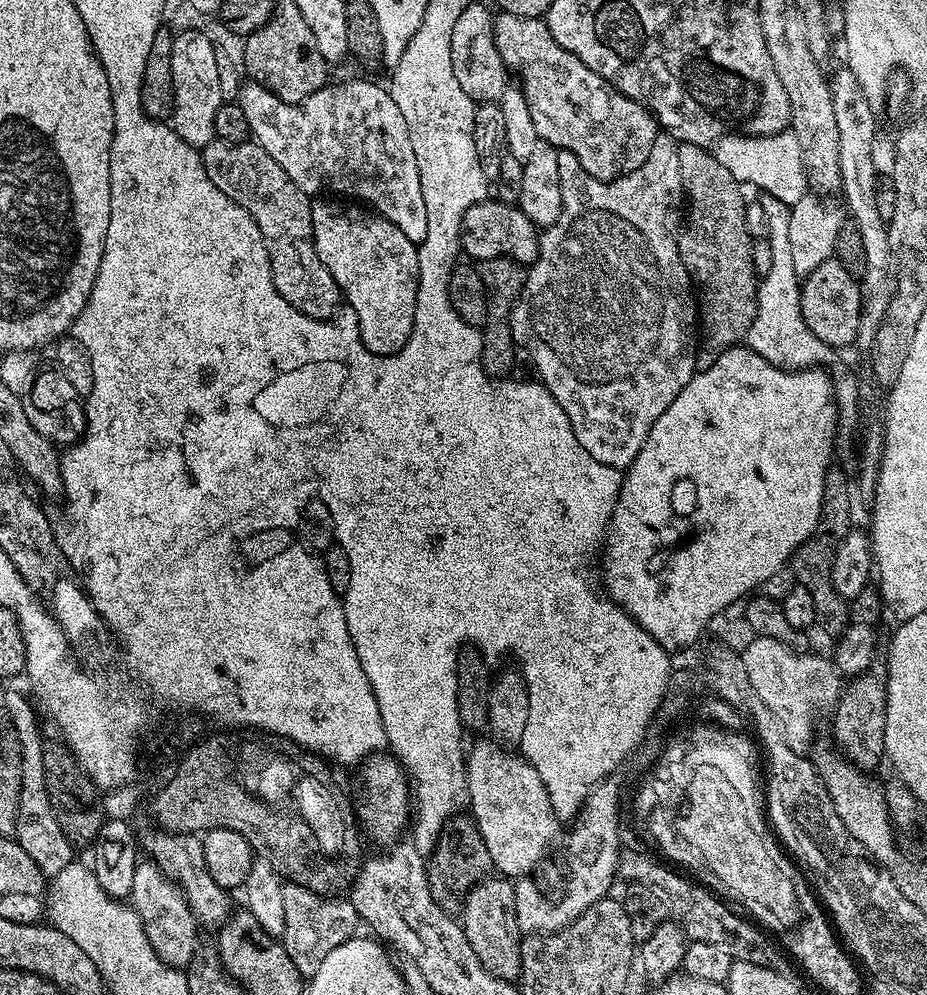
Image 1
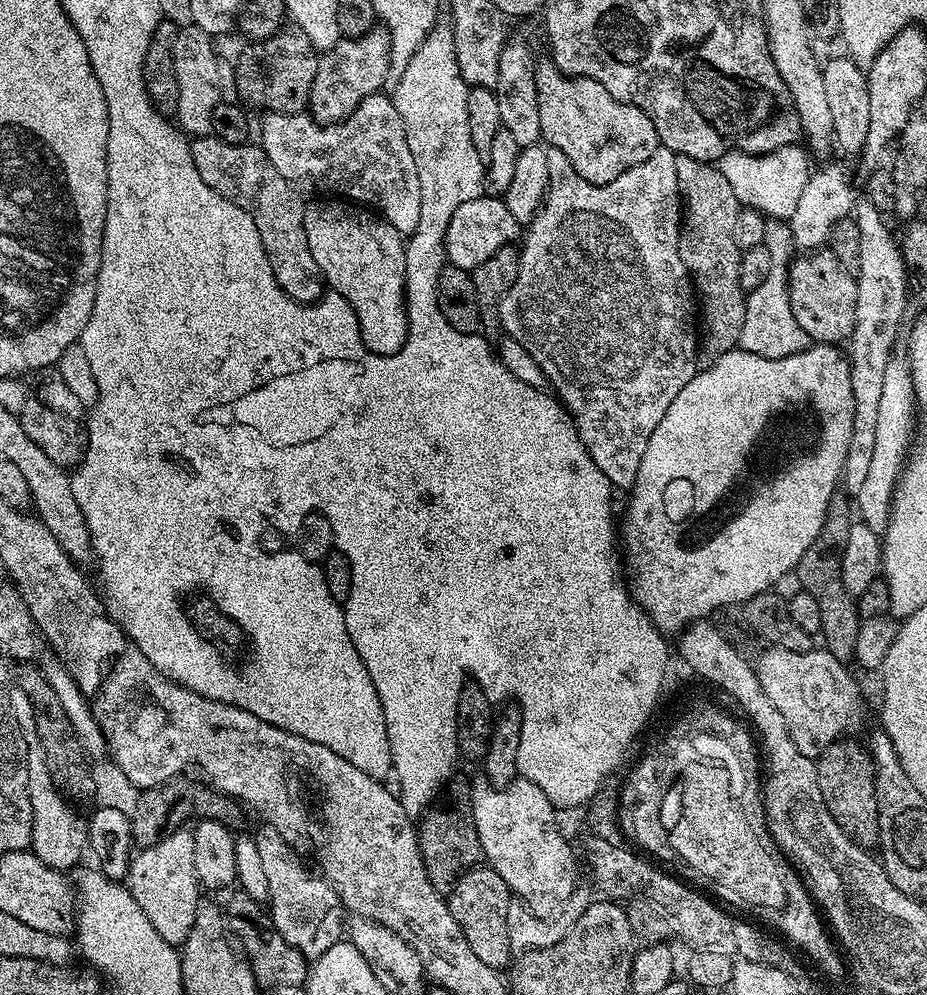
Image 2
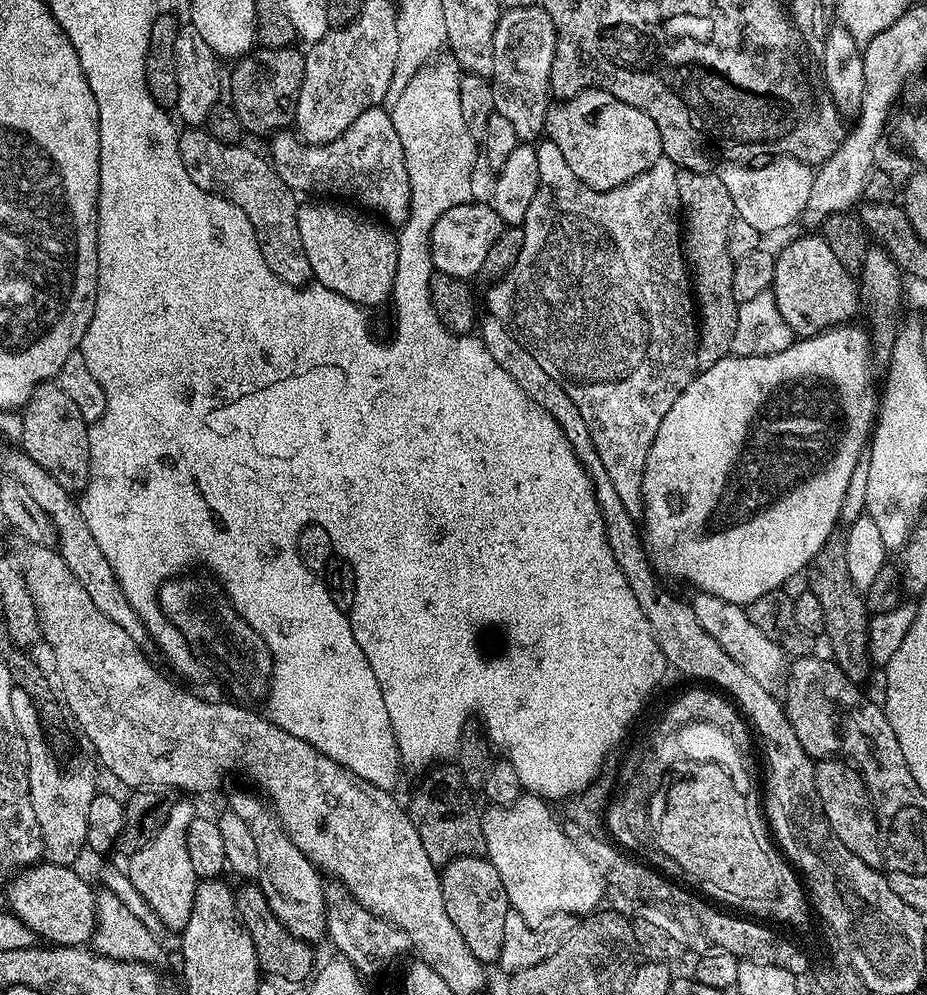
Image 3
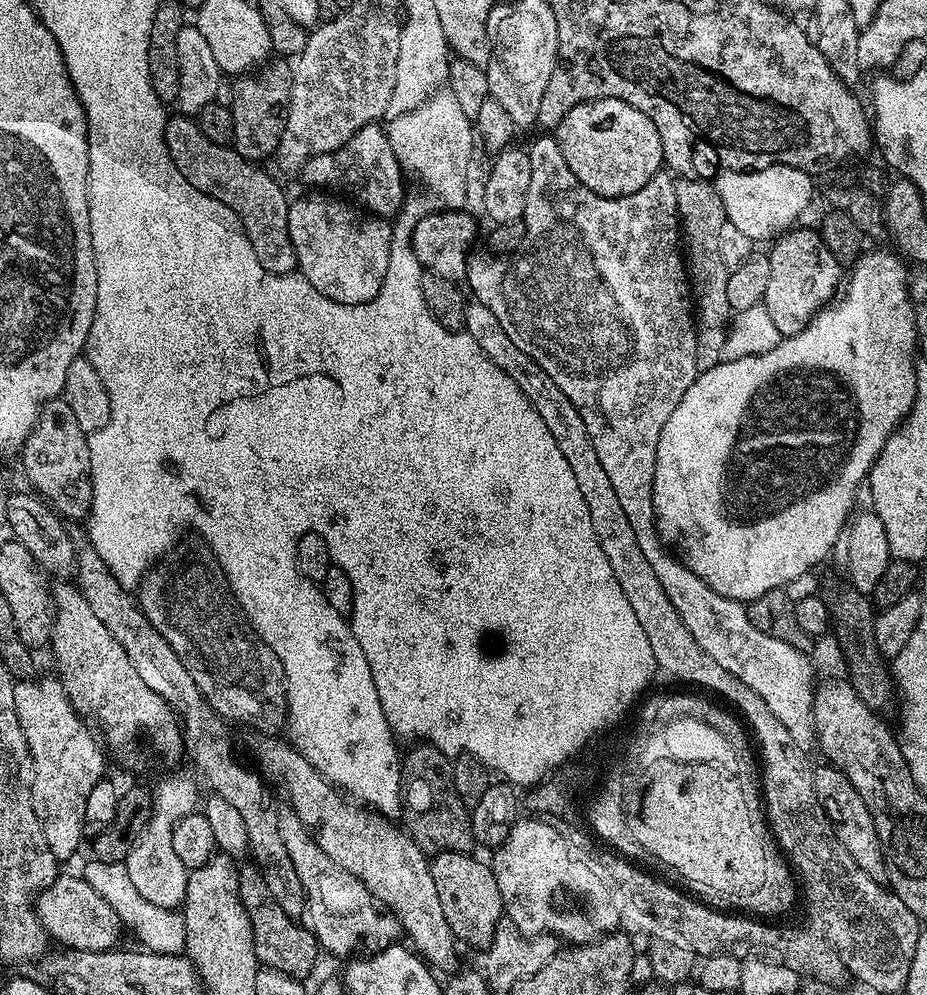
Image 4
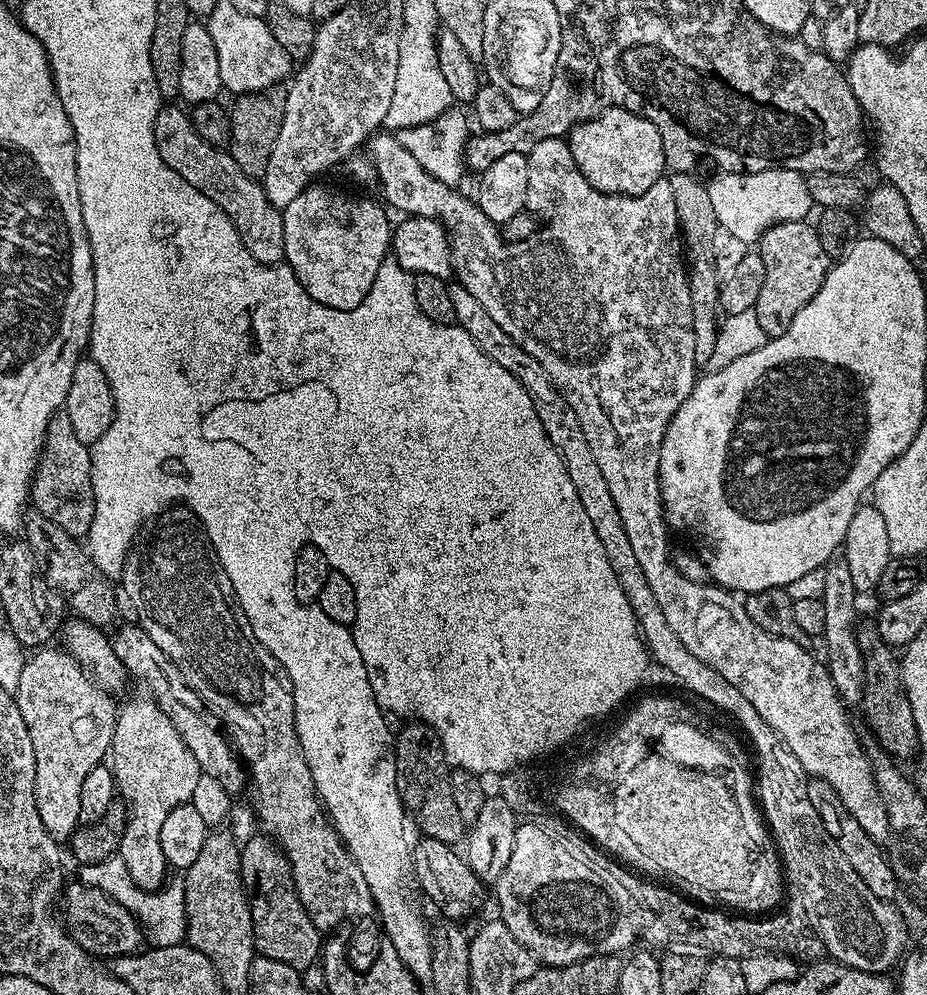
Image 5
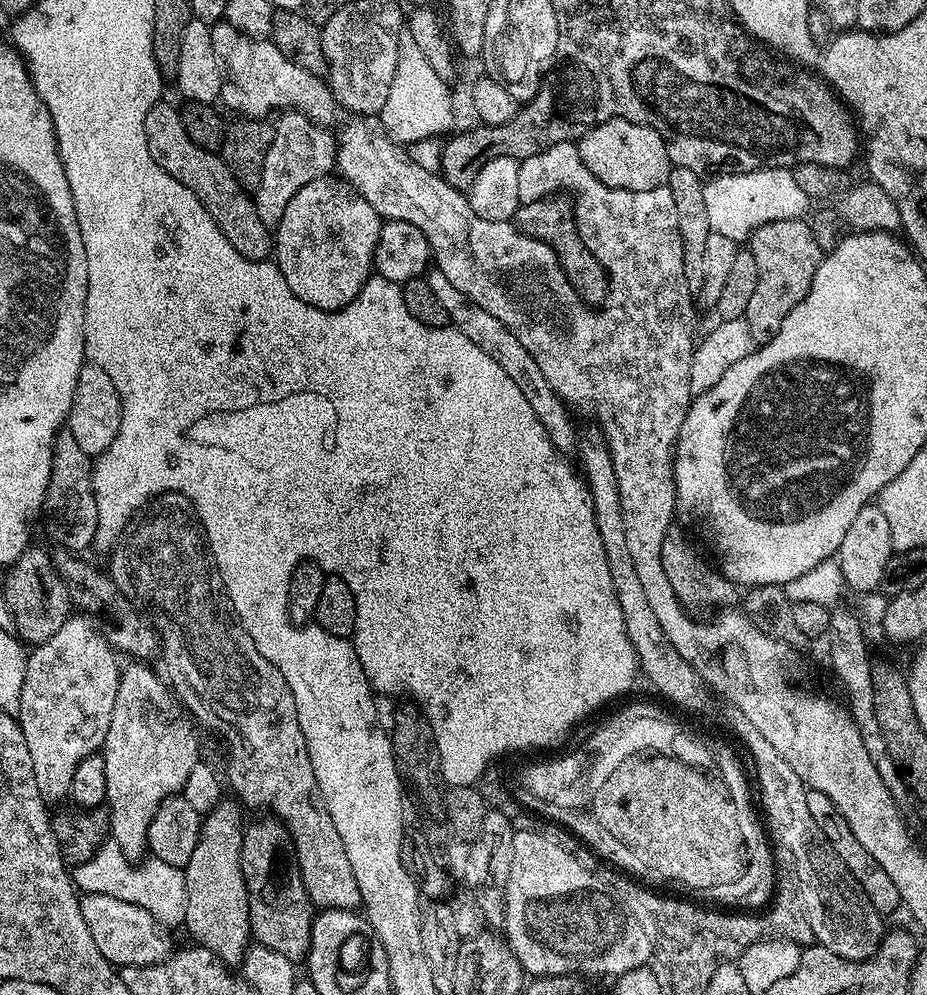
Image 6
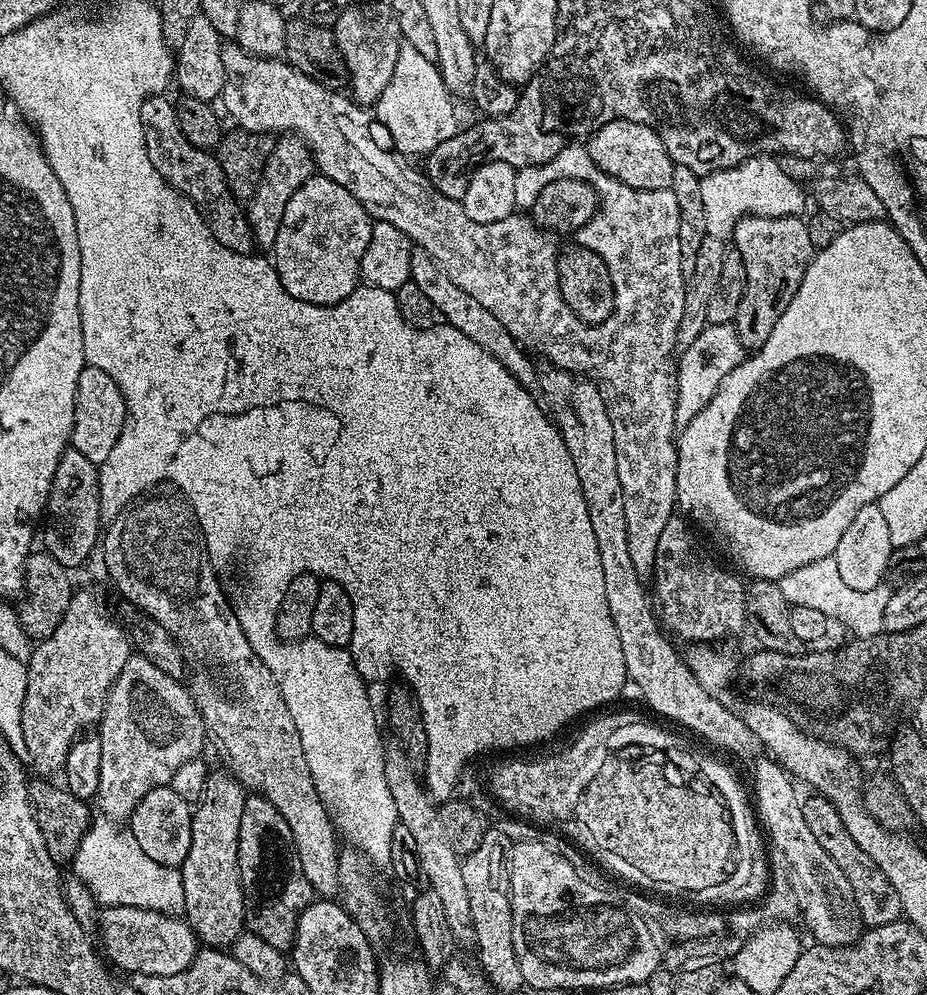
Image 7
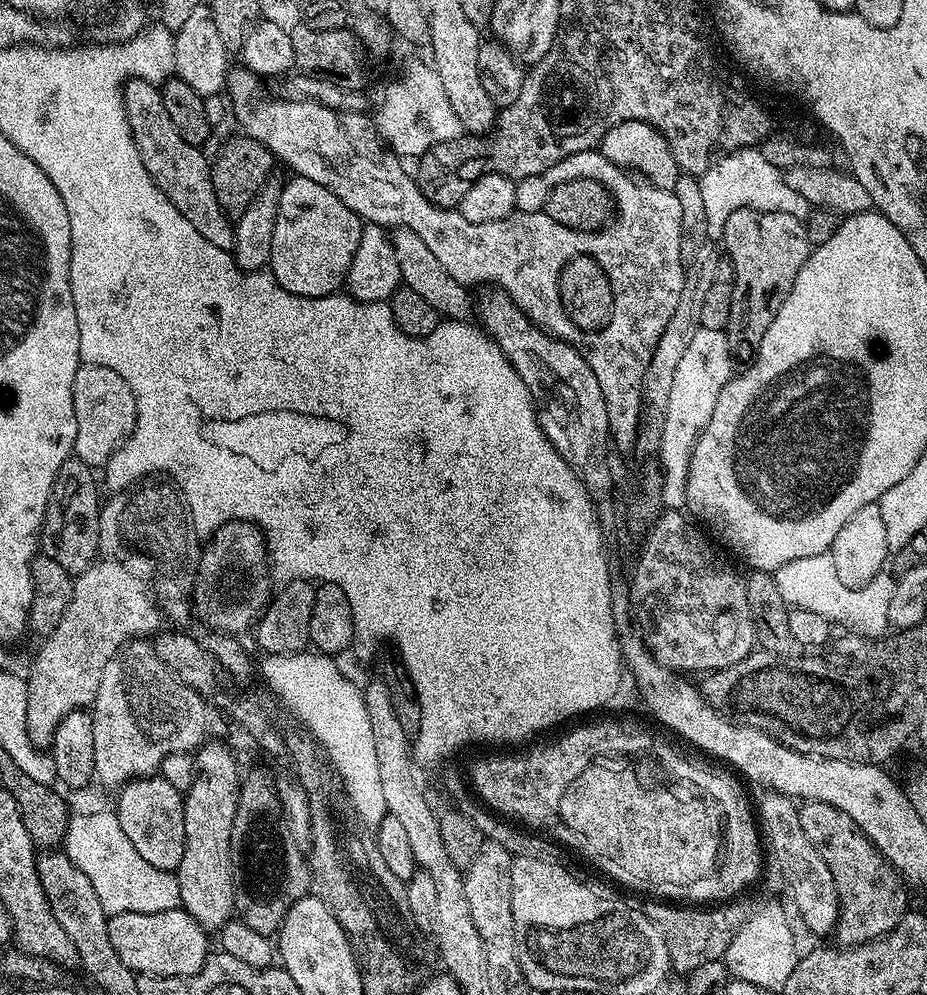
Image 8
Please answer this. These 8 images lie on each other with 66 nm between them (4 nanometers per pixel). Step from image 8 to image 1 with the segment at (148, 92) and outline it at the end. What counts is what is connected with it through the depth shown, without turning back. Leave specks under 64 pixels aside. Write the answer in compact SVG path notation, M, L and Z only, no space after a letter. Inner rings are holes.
M214 139L202 150L204 172L234 203L240 204L254 218L268 248L272 263L274 286L290 306L298 311L308 310L310 318L330 320L342 304L340 287L334 282L330 270L322 266L316 257L316 247L312 241L312 200L293 182L286 170L262 150L255 142L231 144Z

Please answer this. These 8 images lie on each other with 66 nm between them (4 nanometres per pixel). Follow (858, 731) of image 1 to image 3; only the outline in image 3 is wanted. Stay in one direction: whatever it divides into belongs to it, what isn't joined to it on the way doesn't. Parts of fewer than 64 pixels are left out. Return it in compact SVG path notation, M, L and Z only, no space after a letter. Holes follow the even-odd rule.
M840 758L817 760L815 765L814 786L818 790L818 798L822 802L826 822L830 822L830 830L834 830L834 834L838 834L842 846L846 846L846 850L850 850L850 854L858 854L858 858L862 858L862 862L866 862L871 868L880 868L884 859L882 858L876 811L864 785L863 776L851 764Z

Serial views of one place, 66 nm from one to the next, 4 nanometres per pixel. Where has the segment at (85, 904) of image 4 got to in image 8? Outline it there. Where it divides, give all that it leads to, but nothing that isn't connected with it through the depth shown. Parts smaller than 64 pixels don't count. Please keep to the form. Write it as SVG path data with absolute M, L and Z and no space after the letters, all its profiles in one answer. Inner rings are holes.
M181 907L158 914L118 914L109 919L108 929L118 958L137 976L193 976L210 955L209 933Z

